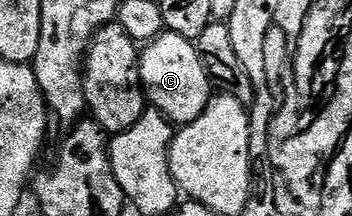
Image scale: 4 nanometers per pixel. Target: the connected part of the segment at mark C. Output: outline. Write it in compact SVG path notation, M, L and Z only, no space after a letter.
M163 31L161 36L145 45L140 52L138 69L147 101L175 126L196 122L211 102L210 73L202 64L195 41L186 40L180 34Z

